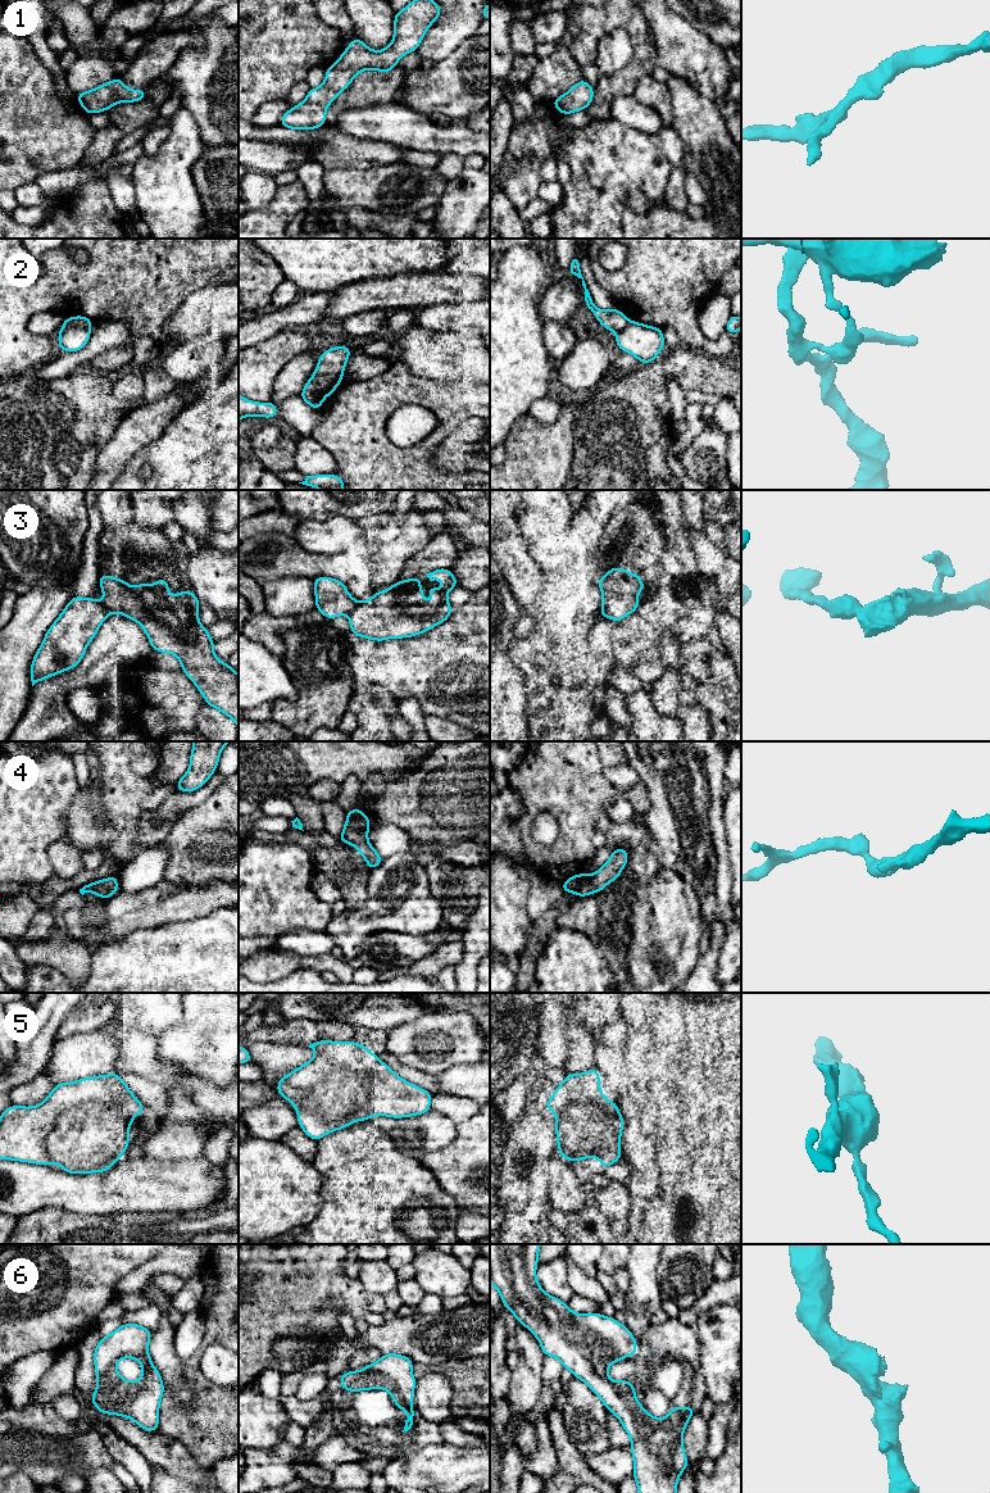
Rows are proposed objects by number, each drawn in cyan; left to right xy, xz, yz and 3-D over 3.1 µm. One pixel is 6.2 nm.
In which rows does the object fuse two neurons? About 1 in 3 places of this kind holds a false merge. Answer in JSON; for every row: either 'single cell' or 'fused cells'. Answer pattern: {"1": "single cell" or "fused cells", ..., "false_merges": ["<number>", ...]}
{"1": "single cell", "2": "fused cells", "3": "fused cells", "4": "single cell", "5": "single cell", "6": "single cell", "false_merges": ["2", "3"]}

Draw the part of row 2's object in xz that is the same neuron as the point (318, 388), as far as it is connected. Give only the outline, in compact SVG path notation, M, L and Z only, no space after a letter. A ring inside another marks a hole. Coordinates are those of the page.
M313 375L299 395L308 405L318 410L322 401L337 389L342 380L342 376Z

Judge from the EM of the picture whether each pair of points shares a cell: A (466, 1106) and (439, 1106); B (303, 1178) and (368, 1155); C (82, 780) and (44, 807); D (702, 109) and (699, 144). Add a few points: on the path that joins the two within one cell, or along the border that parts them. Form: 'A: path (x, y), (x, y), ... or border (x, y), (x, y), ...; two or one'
A: path (459, 1106), (445, 1106); one
B: border (310, 1162), (322, 1178), (322, 1202); two
C: border (67, 754), (75, 766), (75, 777), (80, 788); two
D: path (702, 118), (702, 135); one

